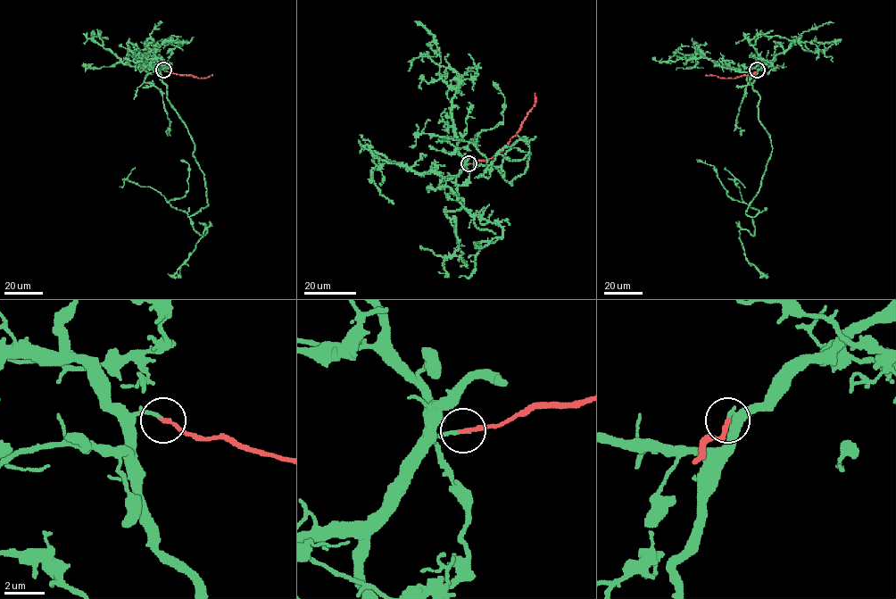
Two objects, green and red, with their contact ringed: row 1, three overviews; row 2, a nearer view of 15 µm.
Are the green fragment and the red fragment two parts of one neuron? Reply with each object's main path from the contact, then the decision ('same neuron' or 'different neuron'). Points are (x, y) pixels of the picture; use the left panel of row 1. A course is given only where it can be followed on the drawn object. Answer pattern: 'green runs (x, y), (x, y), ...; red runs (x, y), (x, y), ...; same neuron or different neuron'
green runs (163, 70), (167, 99), (204, 174), (208, 204), (188, 217), (168, 202), (188, 189), (189, 164), (180, 160); red runs (163, 70), (198, 78), (211, 75); same neuron

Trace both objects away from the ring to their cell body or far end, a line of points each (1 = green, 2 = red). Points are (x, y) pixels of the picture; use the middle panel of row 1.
1: (469, 163), (511, 185), (527, 168), (530, 153), (488, 166), (475, 145), (503, 121), (493, 81)
2: (469, 163), (492, 158), (499, 153), (520, 128), (526, 113), (535, 103), (535, 93)

